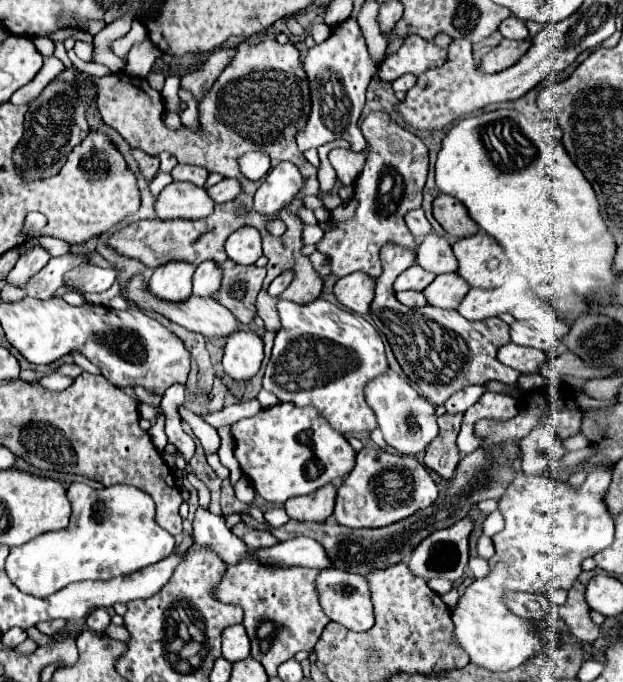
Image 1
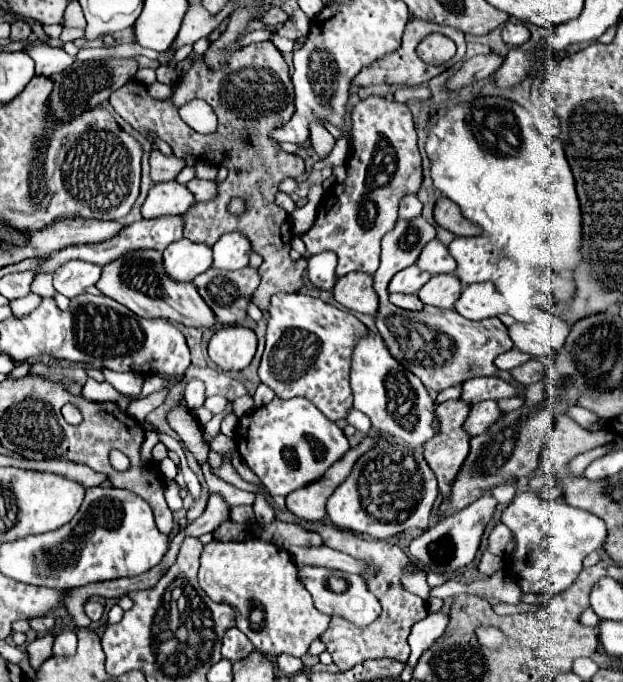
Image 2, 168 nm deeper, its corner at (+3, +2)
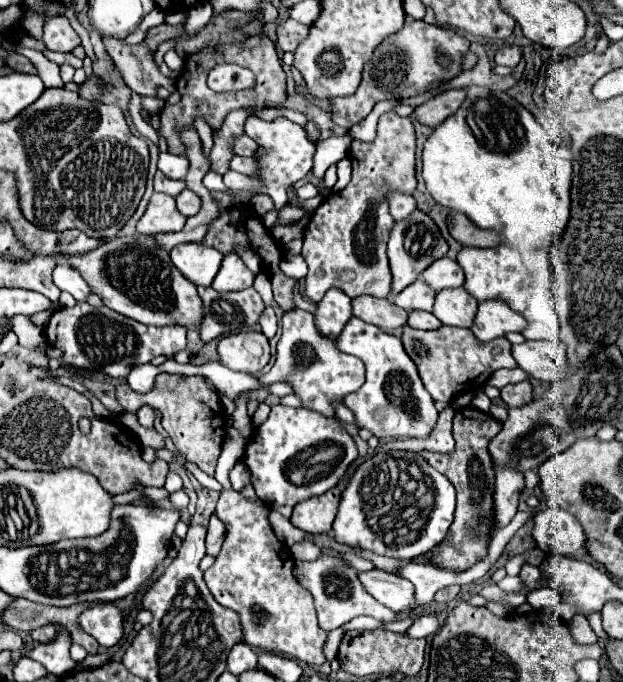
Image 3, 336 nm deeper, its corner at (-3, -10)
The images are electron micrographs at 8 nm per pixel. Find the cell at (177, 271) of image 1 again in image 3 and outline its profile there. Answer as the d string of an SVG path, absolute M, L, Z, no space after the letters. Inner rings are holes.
M188 242L174 246L170 250L170 258L190 282L194 282L196 286L210 286L216 272L220 270L224 254L200 242Z

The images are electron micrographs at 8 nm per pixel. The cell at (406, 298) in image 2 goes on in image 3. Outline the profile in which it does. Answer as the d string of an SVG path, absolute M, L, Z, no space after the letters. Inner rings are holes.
M410 312L408 326L418 330L436 330L442 326L442 322L432 312Z

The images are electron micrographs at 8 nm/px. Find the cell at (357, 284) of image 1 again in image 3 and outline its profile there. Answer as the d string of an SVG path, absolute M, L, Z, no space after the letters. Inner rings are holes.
M358 296L358 300L352 300L354 316L364 320L366 324L374 324L386 332L394 328L406 326L408 312L392 304L390 300L374 298L374 296Z

